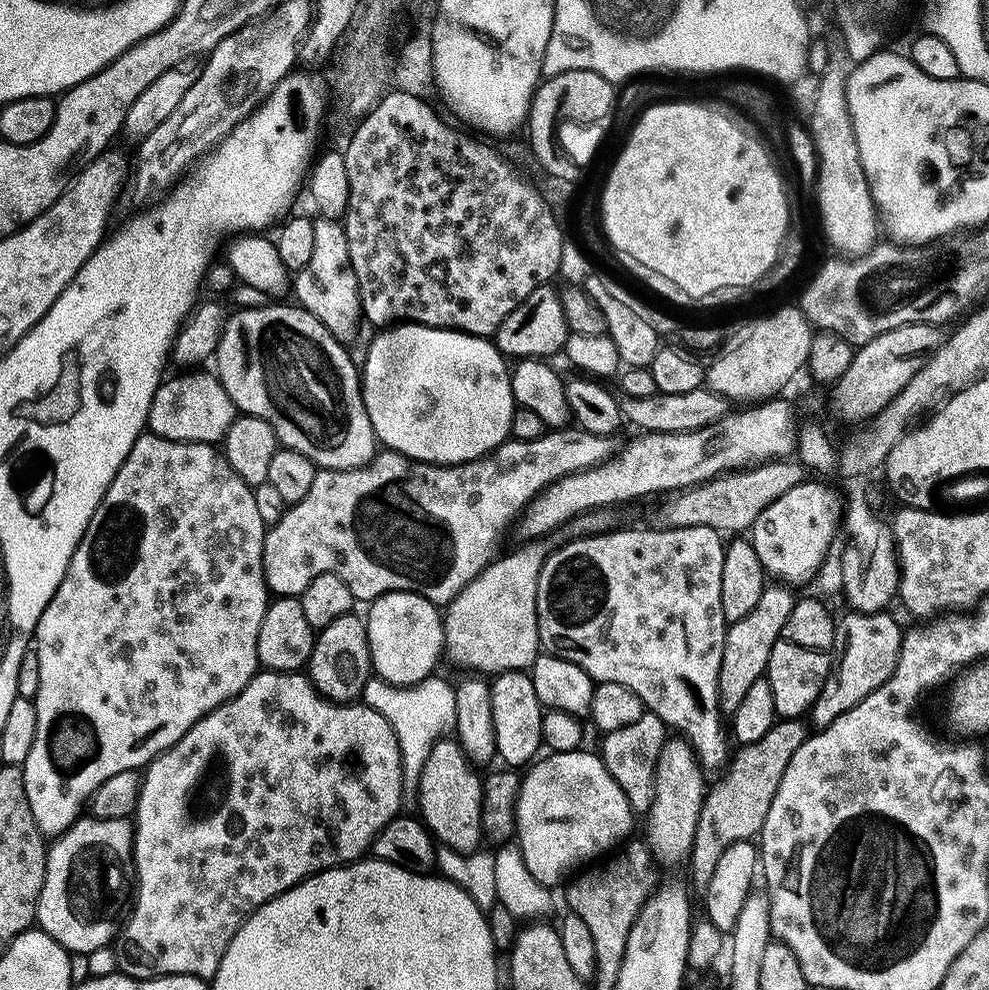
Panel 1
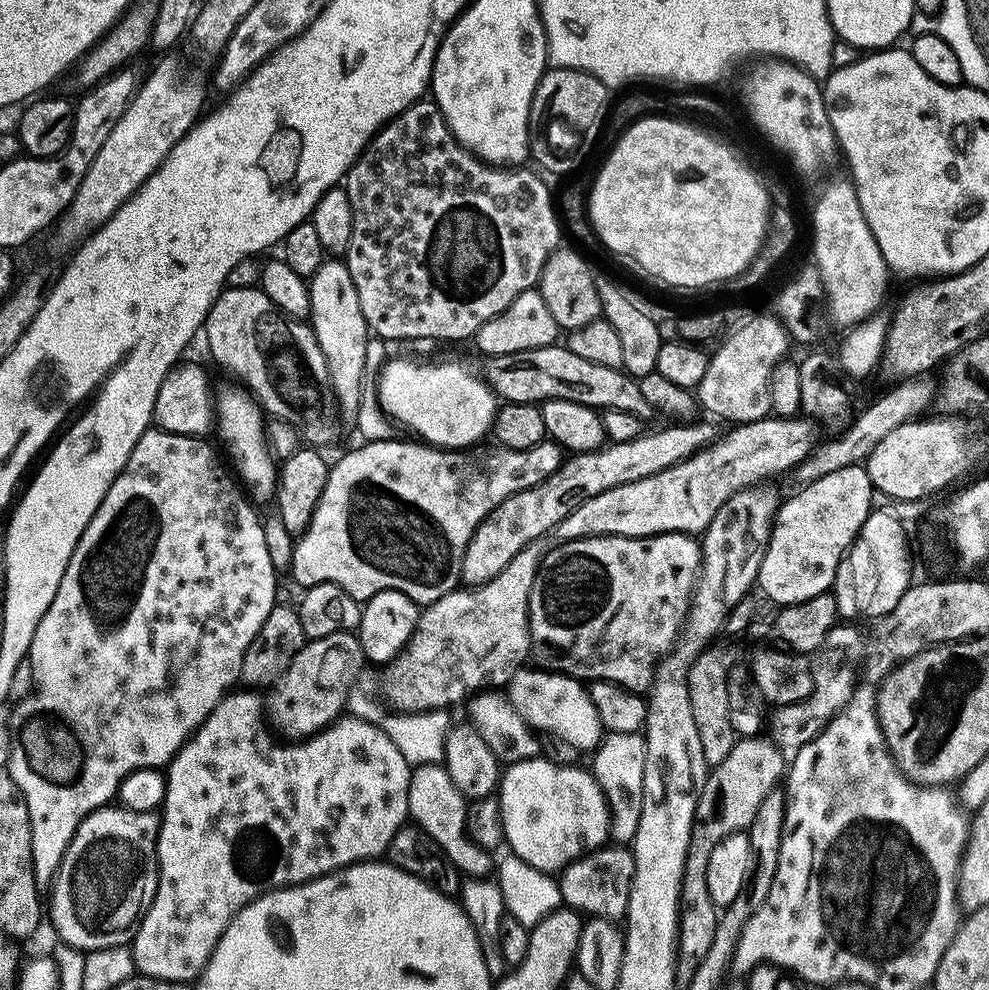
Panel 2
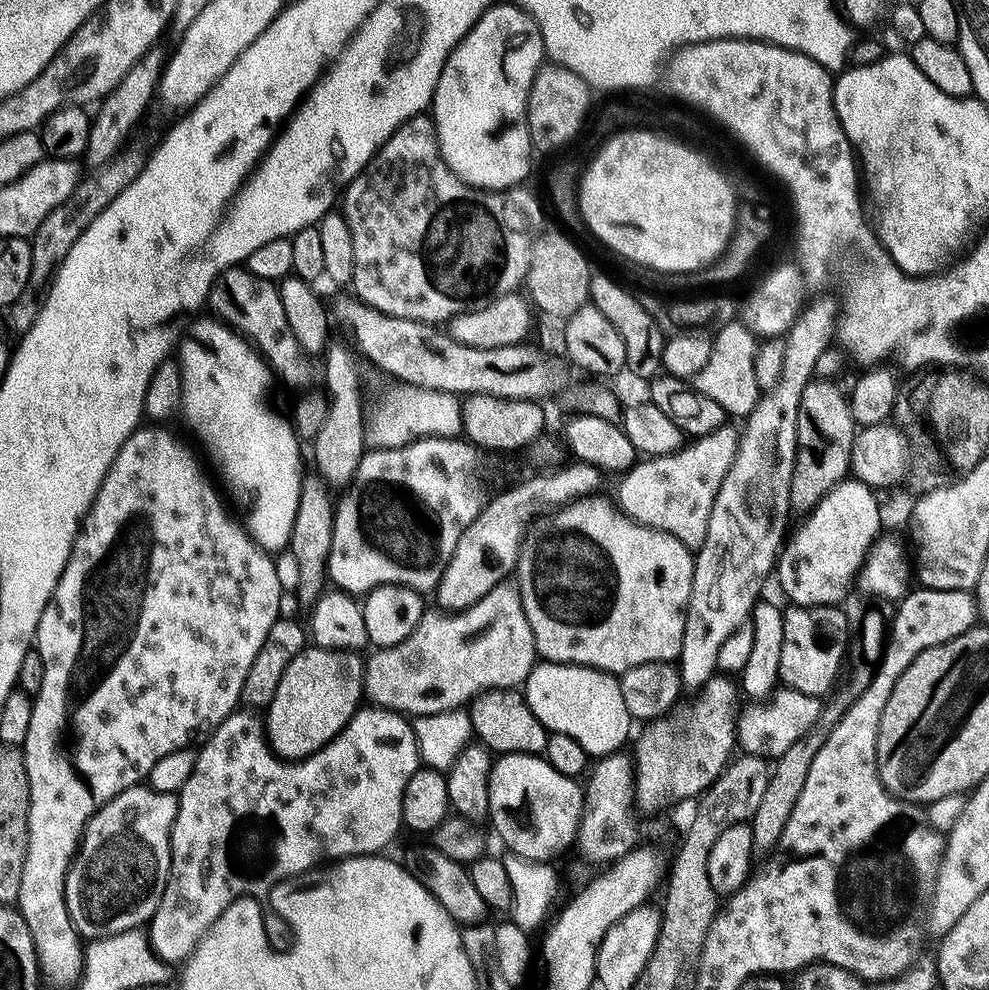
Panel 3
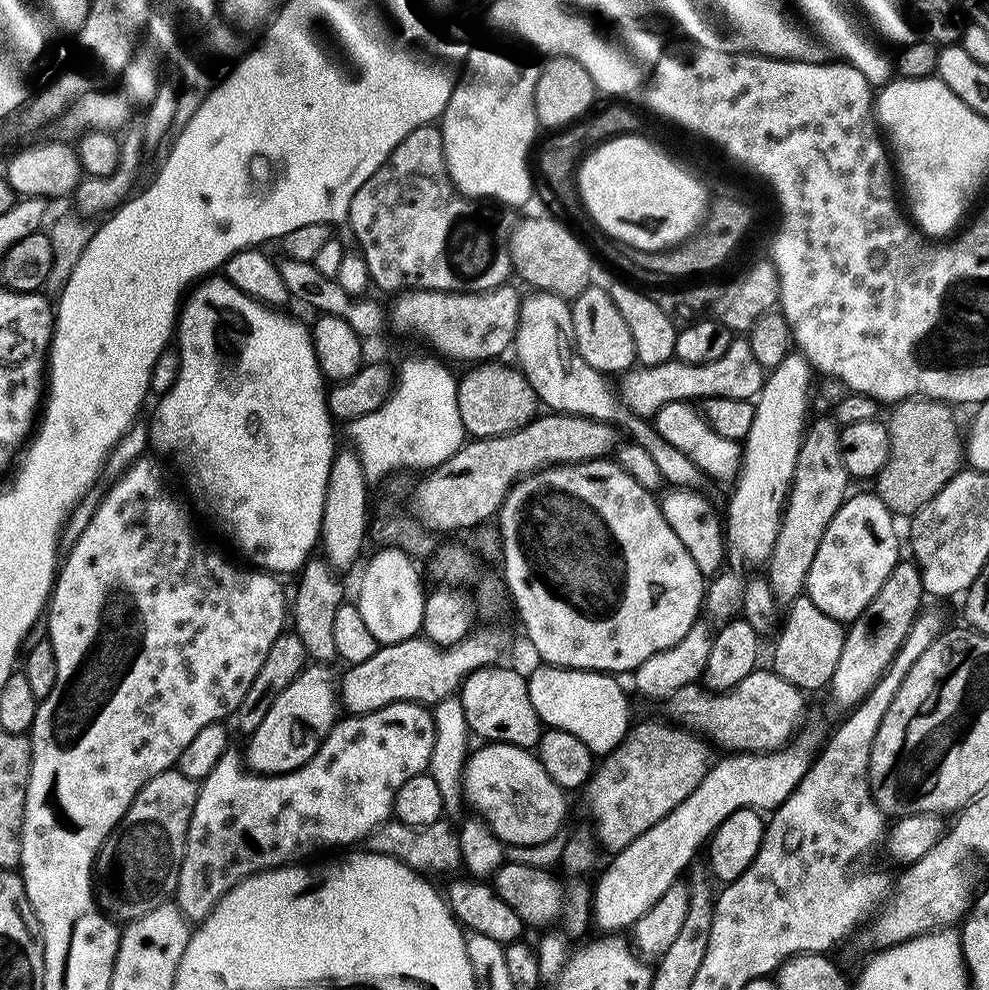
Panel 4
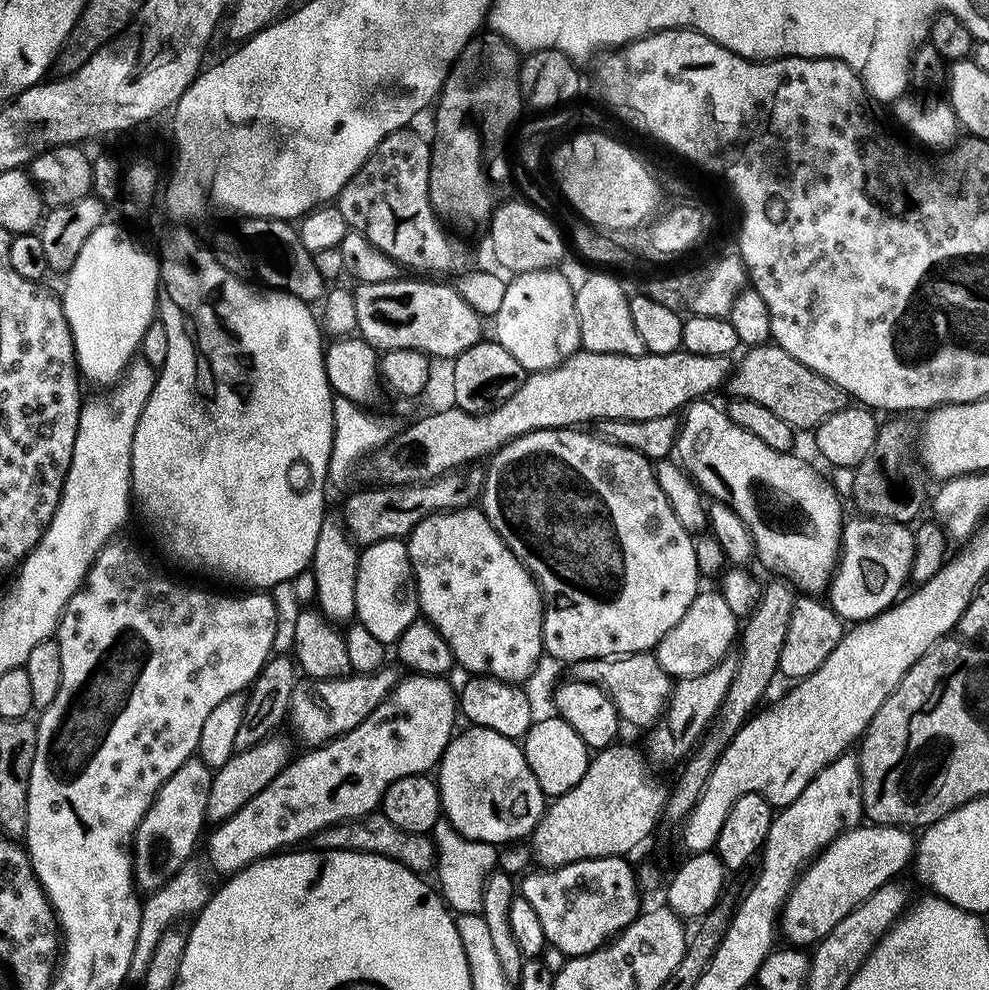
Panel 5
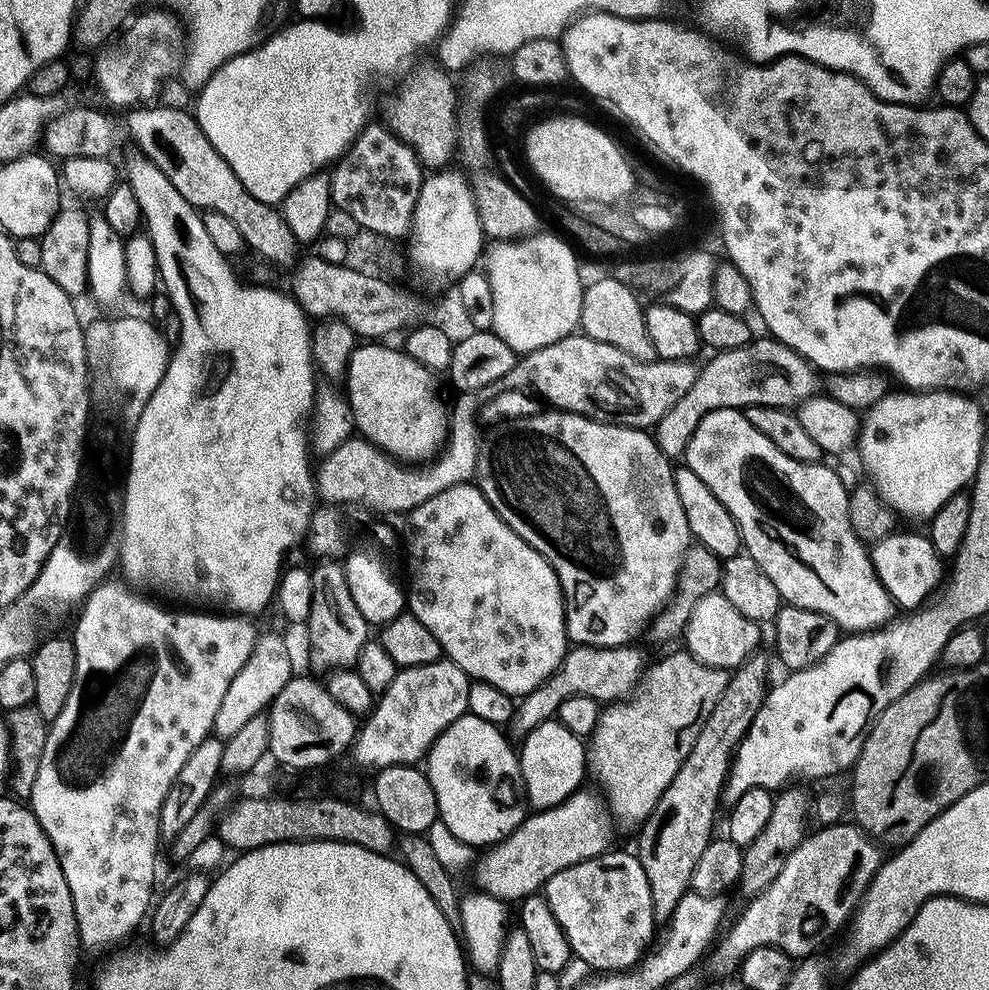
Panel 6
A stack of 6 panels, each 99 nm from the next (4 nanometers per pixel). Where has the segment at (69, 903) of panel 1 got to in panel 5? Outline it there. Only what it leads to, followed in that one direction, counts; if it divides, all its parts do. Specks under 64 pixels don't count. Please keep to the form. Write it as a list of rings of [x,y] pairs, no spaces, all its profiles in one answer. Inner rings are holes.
[[[193,758],[182,762],[182,766],[178,766],[178,770],[174,770],[174,774],[170,774],[170,778],[166,778],[166,782],[162,782],[162,786],[156,791],[156,797],[152,799],[152,805],[146,810],[140,825],[136,827],[136,835],[130,845],[134,883],[141,893],[158,891],[184,864],[193,859],[192,851],[199,840],[201,843],[202,833],[206,828],[206,802],[210,798],[213,775],[213,769],[206,767],[203,760]]]

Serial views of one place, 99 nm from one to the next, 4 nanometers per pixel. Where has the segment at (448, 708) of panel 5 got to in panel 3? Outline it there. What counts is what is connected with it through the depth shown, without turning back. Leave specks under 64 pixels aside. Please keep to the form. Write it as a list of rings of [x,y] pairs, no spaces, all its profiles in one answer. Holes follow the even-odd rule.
[[[364,706],[353,716],[352,721],[335,736],[324,748],[320,748],[313,756],[305,760],[285,762],[272,751],[267,736],[264,734],[263,723],[258,722],[248,710],[232,712],[217,728],[213,728],[208,740],[196,752],[194,770],[190,778],[181,786],[178,793],[178,818],[174,818],[172,831],[172,869],[166,882],[166,894],[162,894],[162,902],[150,921],[150,939],[153,951],[161,960],[176,966],[187,961],[192,951],[202,942],[202,938],[218,922],[218,918],[226,910],[226,906],[241,898],[264,898],[269,895],[275,884],[280,884],[293,876],[303,876],[325,862],[335,862],[350,856],[370,856],[385,851],[384,847],[402,832],[402,794],[406,794],[406,782],[414,778],[421,768],[419,742],[415,738],[413,725],[401,713],[386,708]]]

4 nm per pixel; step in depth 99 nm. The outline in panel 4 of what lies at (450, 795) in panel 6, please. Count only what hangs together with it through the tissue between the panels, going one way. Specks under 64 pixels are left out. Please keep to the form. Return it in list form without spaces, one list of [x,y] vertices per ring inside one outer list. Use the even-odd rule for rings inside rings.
[[[484,742],[481,748],[471,753],[464,764],[463,799],[469,805],[473,804],[481,820],[492,828],[492,833],[500,837],[505,845],[537,844],[547,840],[557,839],[561,835],[560,827],[564,824],[564,815],[568,812],[568,804],[564,801],[565,789],[559,788],[546,774],[539,759],[529,749],[510,746],[509,744],[494,744]]]

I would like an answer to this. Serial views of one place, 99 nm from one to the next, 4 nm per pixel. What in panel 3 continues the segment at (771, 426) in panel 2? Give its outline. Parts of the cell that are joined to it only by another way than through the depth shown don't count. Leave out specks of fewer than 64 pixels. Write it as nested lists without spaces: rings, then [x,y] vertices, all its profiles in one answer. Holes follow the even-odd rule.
[[[725,424],[714,434],[699,437],[670,455],[643,459],[619,479],[615,503],[632,520],[662,529],[695,552],[705,541],[714,498],[733,464],[738,444],[737,427]]]

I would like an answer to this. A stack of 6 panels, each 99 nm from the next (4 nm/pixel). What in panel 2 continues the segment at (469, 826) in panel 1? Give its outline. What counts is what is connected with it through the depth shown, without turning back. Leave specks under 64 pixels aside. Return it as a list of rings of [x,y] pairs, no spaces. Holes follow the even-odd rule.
[[[417,763],[412,768],[410,790],[408,791],[408,814],[411,823],[427,834],[439,846],[453,864],[457,872],[468,878],[484,878],[493,871],[493,853],[486,848],[478,848],[468,836],[469,801],[454,786],[453,779],[443,763]]]

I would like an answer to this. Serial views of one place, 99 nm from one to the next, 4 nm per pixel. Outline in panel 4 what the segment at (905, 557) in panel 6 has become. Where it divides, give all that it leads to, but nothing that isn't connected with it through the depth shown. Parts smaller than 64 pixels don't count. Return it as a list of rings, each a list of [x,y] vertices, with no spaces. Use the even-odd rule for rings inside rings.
[[[871,491],[860,492],[857,496],[849,495],[832,517],[821,541],[818,542],[817,553],[810,564],[808,577],[805,578],[806,595],[813,600],[822,613],[828,614],[841,622],[851,622],[862,614],[866,606],[882,590],[886,578],[894,570],[894,566],[902,559],[900,540],[896,537],[896,524],[893,513]]]

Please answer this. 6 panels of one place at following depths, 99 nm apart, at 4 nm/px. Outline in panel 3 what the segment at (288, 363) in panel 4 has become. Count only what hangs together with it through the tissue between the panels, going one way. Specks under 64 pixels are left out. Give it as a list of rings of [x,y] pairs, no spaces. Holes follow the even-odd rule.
[[[219,318],[191,321],[187,338],[178,344],[178,361],[181,372],[181,398],[179,415],[184,415],[188,428],[200,439],[210,459],[216,463],[228,492],[244,507],[242,523],[249,536],[269,554],[277,554],[292,542],[294,518],[298,514],[298,498],[302,494],[302,482],[306,475],[304,460],[300,457],[301,437],[293,421],[279,416],[268,401],[268,387],[274,381],[274,373],[268,361],[260,355],[255,344],[247,336],[241,336],[235,328],[228,327]]]

